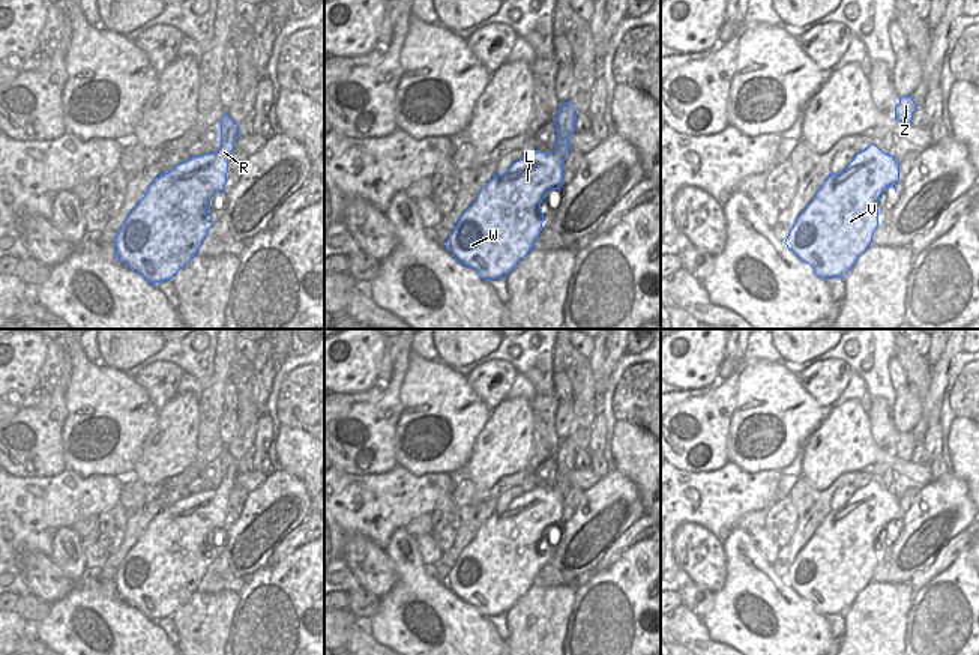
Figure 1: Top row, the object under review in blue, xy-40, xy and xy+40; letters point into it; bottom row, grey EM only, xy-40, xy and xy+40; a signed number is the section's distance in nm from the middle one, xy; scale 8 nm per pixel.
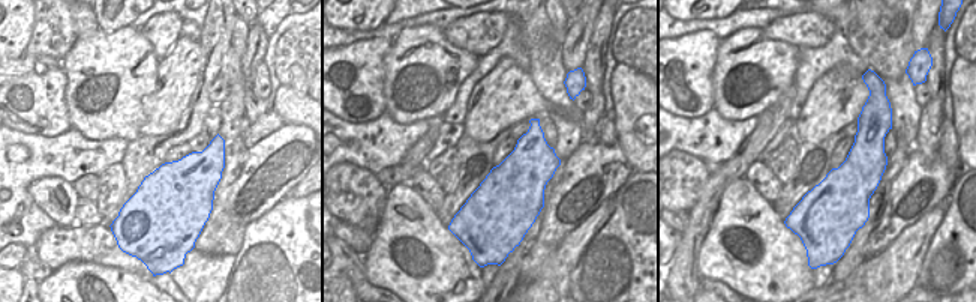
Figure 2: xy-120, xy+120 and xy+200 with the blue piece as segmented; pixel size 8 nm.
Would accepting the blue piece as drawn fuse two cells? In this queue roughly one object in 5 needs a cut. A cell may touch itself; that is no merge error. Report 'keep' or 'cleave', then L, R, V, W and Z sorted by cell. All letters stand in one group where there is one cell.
keep; L R V W Z

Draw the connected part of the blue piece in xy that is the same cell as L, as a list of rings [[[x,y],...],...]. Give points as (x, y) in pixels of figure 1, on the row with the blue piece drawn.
[[[571,102],[562,104],[554,120],[556,149],[524,155],[505,174],[496,174],[461,215],[446,248],[482,279],[505,279],[535,248],[544,222],[541,203],[548,189],[560,192],[575,120]]]

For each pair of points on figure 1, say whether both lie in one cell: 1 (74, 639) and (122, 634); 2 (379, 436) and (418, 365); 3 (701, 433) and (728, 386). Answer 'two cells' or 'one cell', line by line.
1: one cell
2: two cells
3: one cell

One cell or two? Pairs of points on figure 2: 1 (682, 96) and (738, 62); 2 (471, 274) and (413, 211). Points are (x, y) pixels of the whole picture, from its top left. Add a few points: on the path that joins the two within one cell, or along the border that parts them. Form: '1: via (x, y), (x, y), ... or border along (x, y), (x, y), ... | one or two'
1: border along (720, 42), (712, 72), (712, 107) | two
2: via (455, 260), (422, 227) | one

